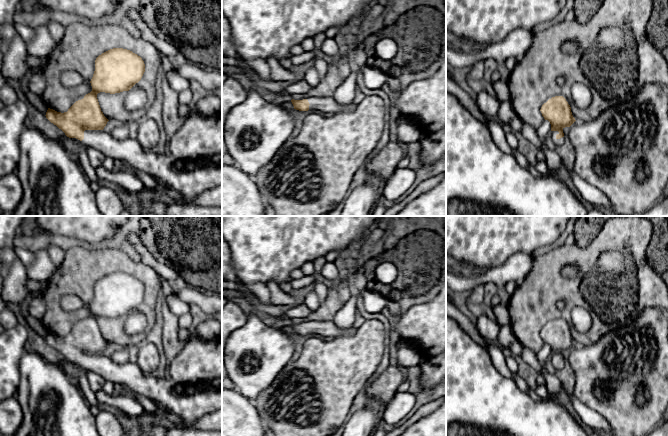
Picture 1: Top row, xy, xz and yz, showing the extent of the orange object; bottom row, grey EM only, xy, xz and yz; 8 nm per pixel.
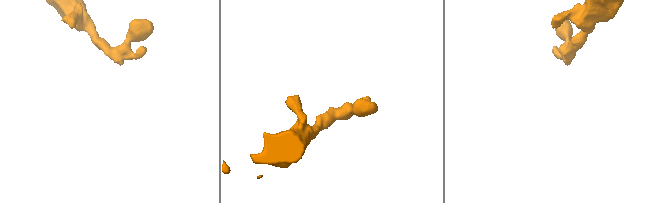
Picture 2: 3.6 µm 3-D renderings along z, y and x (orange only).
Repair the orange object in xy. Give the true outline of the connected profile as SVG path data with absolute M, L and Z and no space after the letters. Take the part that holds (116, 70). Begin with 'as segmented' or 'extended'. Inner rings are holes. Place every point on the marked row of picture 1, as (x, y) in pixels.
extended; M123 48L110 49L95 60L95 71L90 81L92 91L76 101L67 112L48 108L45 116L67 137L80 140L88 148L102 152L106 158L121 160L133 169L160 179L174 188L185 202L193 203L203 192L222 186L222 118L219 115L191 114L168 142L165 154L146 151L136 139L130 137L117 140L104 129L109 120L101 111L97 94L129 91L141 80L144 72L145 64L140 56Z

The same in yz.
extended; M555 96L544 103L540 109L542 116L551 124L551 135L556 146L564 143L563 129L570 127L576 120L571 107L563 96Z

